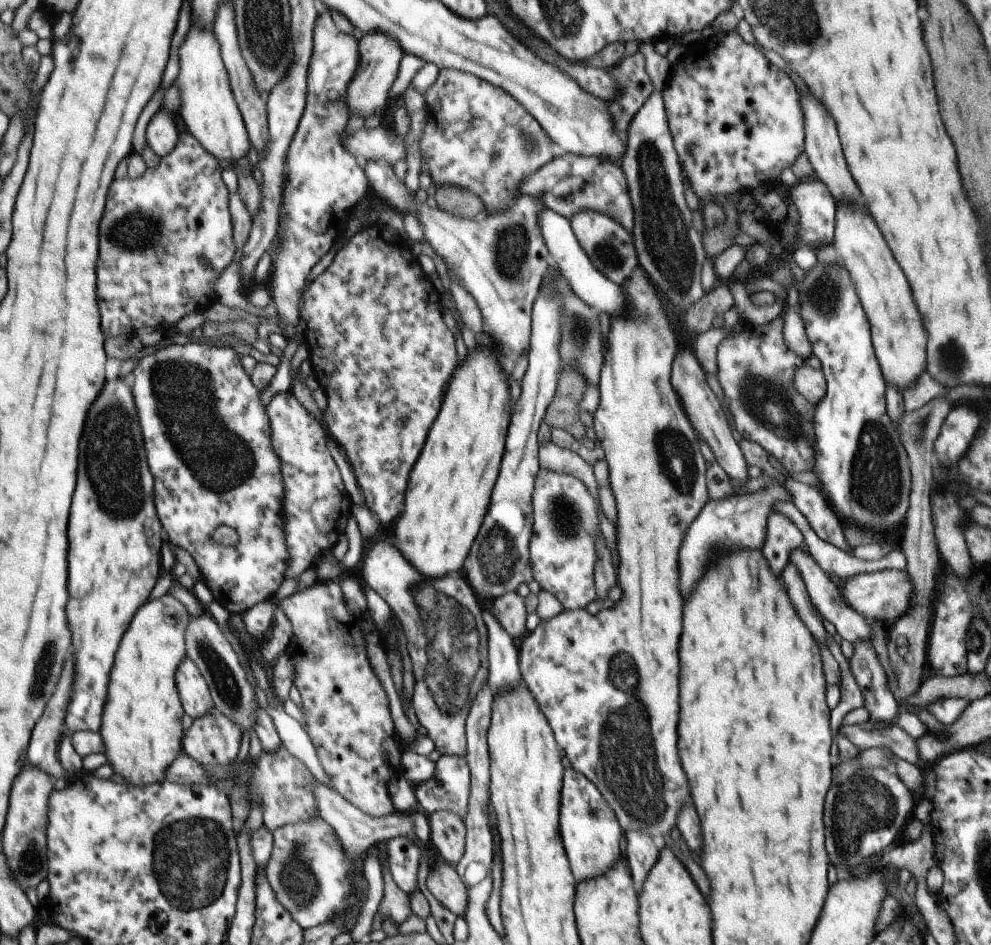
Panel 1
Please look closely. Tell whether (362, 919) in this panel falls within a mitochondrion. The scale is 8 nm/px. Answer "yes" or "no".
no

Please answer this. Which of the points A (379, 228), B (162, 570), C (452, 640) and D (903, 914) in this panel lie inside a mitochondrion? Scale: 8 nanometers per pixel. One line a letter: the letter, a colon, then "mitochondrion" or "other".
A: other
B: other
C: mitochondrion
D: other

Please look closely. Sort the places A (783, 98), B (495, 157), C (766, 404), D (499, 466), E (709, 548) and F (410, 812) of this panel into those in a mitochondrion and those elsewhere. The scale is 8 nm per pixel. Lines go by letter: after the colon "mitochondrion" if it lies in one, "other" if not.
A: other
B: mitochondrion
C: mitochondrion
D: other
E: mitochondrion
F: other

